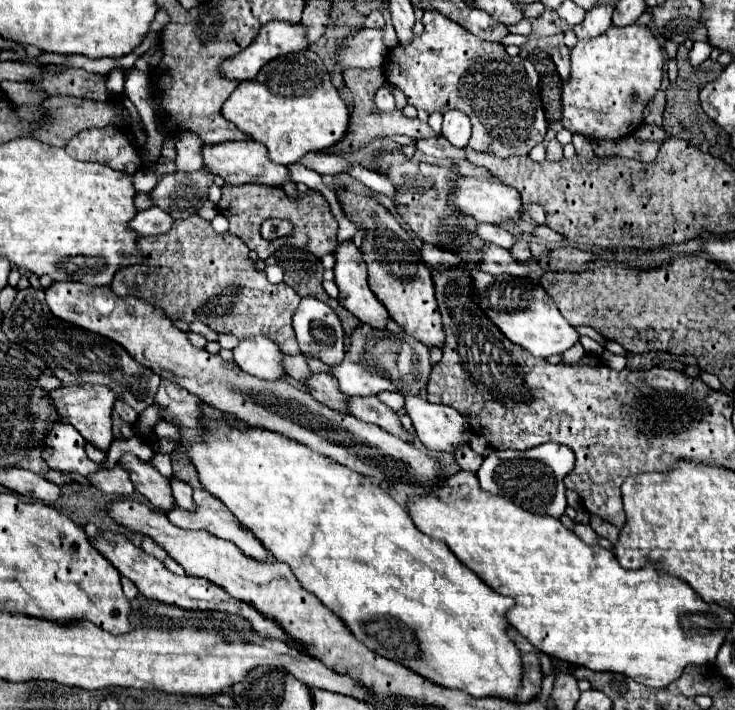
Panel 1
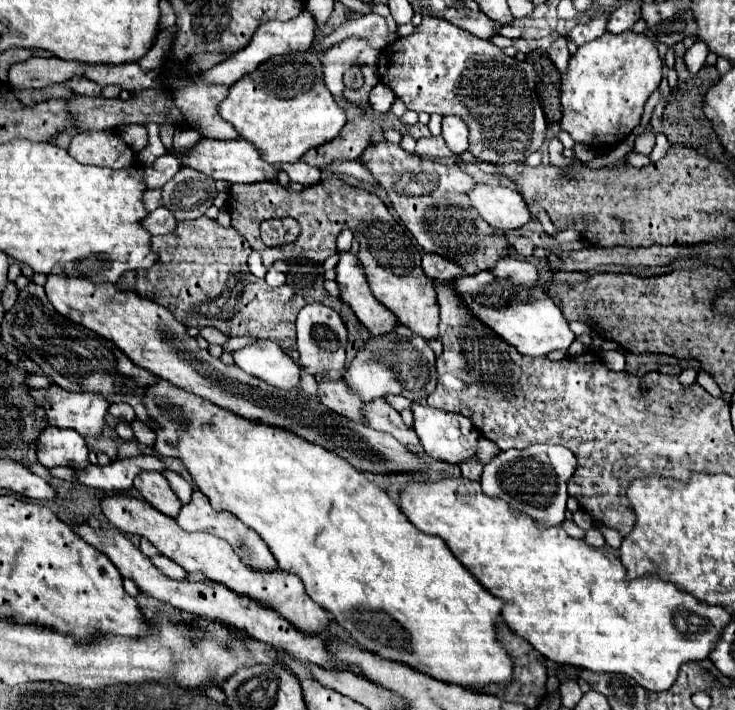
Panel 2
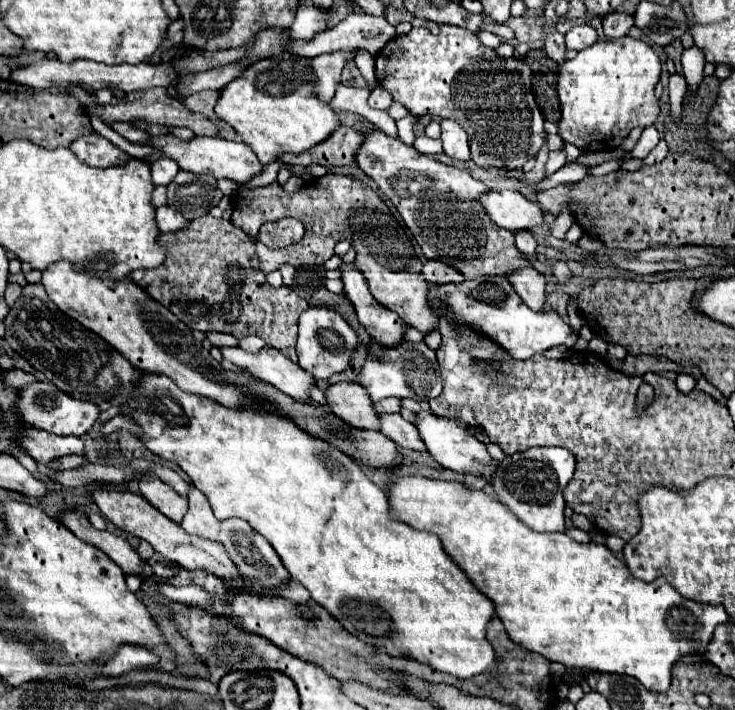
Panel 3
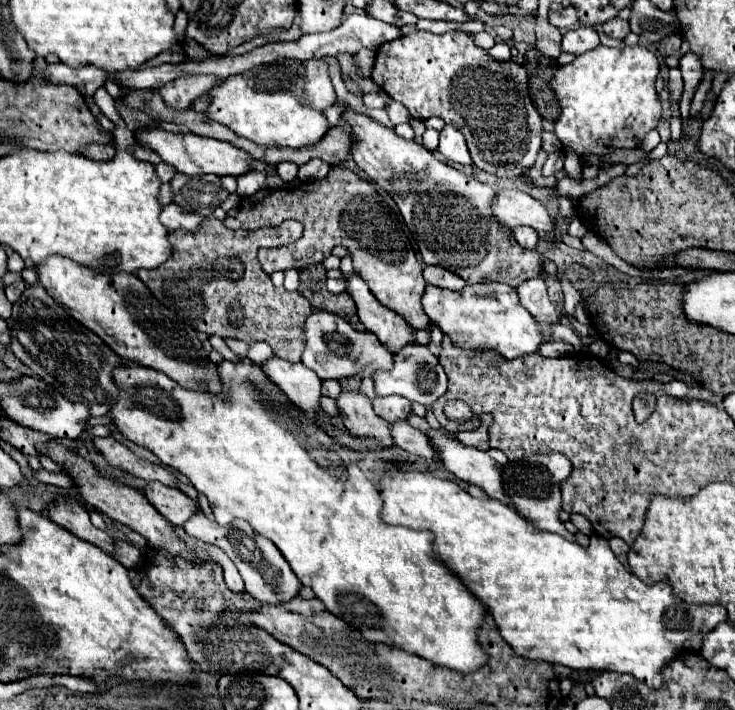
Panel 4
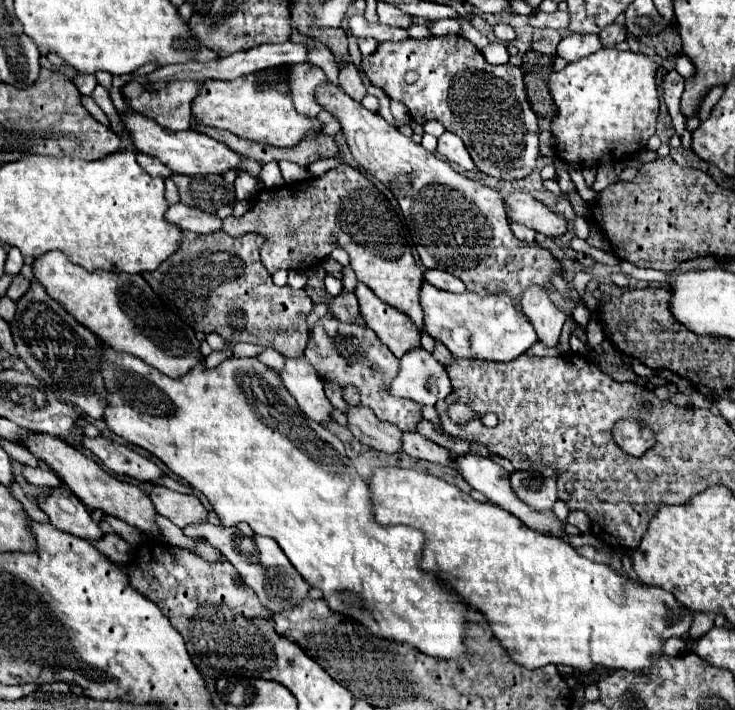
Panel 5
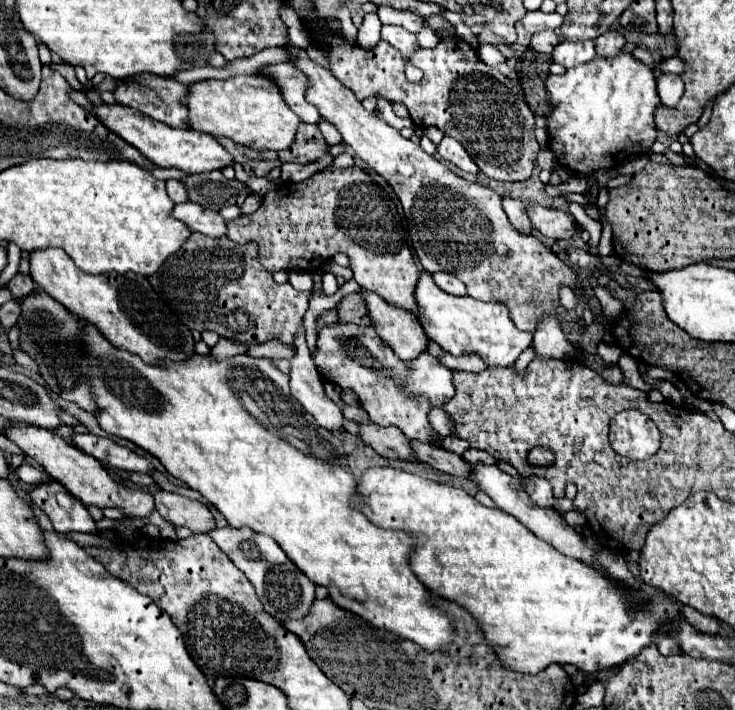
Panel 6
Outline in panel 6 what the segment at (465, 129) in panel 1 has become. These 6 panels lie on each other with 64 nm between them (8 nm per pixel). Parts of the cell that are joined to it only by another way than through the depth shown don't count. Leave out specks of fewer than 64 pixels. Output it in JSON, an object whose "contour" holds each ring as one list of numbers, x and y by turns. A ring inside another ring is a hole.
{"contour":[[444,136,442,142,438,144,438,154,452,162,454,166,458,166,460,170,464,172,470,172,470,174,476,174,478,172,478,166,472,162,472,158,466,154,466,150,460,146,458,140,452,140,450,136]]}

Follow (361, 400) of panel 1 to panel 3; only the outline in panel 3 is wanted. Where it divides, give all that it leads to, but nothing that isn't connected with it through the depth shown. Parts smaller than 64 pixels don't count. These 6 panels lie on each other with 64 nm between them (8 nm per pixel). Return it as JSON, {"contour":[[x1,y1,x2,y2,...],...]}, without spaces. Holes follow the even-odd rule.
{"contour":[[398,412,396,414,378,414,378,420,380,420,380,432,392,438,398,446,412,448,412,450,426,450,416,426,406,422]]}

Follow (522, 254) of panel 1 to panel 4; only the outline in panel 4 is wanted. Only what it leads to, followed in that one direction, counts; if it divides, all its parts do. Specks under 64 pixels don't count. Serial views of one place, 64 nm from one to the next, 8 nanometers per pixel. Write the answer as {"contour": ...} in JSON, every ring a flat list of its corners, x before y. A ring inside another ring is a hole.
{"contour":[[522,226,522,228,516,228,516,230,514,230,514,236,516,236,516,242,518,242,524,250,534,250,534,248,536,248,536,242,538,242,536,230]]}

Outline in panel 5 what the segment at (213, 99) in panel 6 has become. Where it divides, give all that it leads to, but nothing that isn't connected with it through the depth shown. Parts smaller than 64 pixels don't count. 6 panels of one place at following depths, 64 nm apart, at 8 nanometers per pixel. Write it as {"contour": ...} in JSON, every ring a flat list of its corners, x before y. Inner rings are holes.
{"contour":[[282,64,240,76,236,80,206,80,200,94,192,102,192,114,204,124,230,130,240,138,282,148,296,146,304,136,318,134,322,124,316,116,310,118,296,112,288,74,288,66]]}

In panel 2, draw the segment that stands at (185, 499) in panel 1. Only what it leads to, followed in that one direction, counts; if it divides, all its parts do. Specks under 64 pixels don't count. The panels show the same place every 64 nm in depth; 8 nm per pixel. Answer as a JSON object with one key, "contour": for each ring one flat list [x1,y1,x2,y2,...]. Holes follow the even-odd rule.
{"contour":[[166,470,164,476,168,478,168,482,170,482,174,494,178,496,178,500,180,500,182,504,188,504,190,498,192,498,192,486,190,486,182,476,178,476,178,474,172,472,172,470]]}

